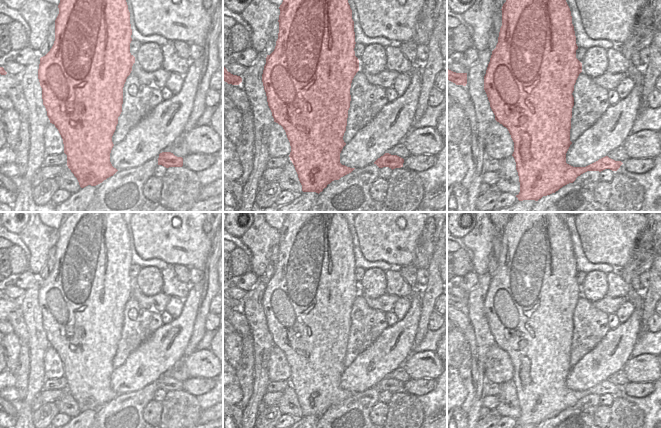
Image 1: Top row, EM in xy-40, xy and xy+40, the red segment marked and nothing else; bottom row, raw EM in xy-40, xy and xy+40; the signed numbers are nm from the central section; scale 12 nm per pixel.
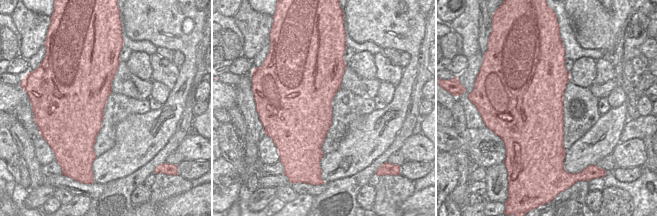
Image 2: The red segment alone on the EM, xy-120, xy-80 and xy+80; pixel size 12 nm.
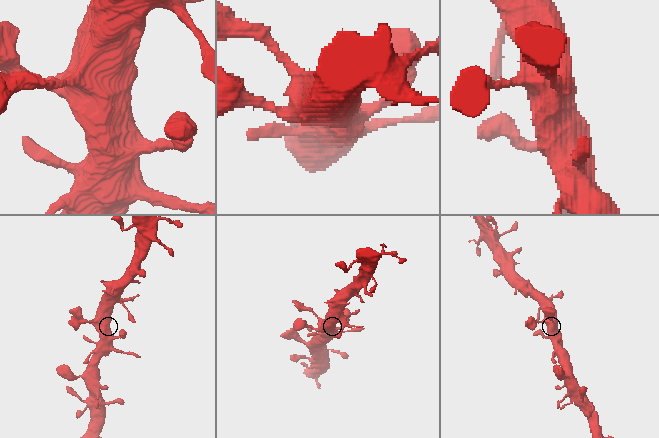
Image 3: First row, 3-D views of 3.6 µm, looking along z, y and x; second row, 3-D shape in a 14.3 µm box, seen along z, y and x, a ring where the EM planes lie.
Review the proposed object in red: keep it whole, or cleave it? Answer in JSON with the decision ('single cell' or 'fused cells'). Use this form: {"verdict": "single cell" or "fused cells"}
{"verdict": "single cell"}

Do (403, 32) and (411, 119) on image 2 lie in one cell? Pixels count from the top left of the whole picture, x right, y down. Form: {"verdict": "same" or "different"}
{"verdict": "different"}

